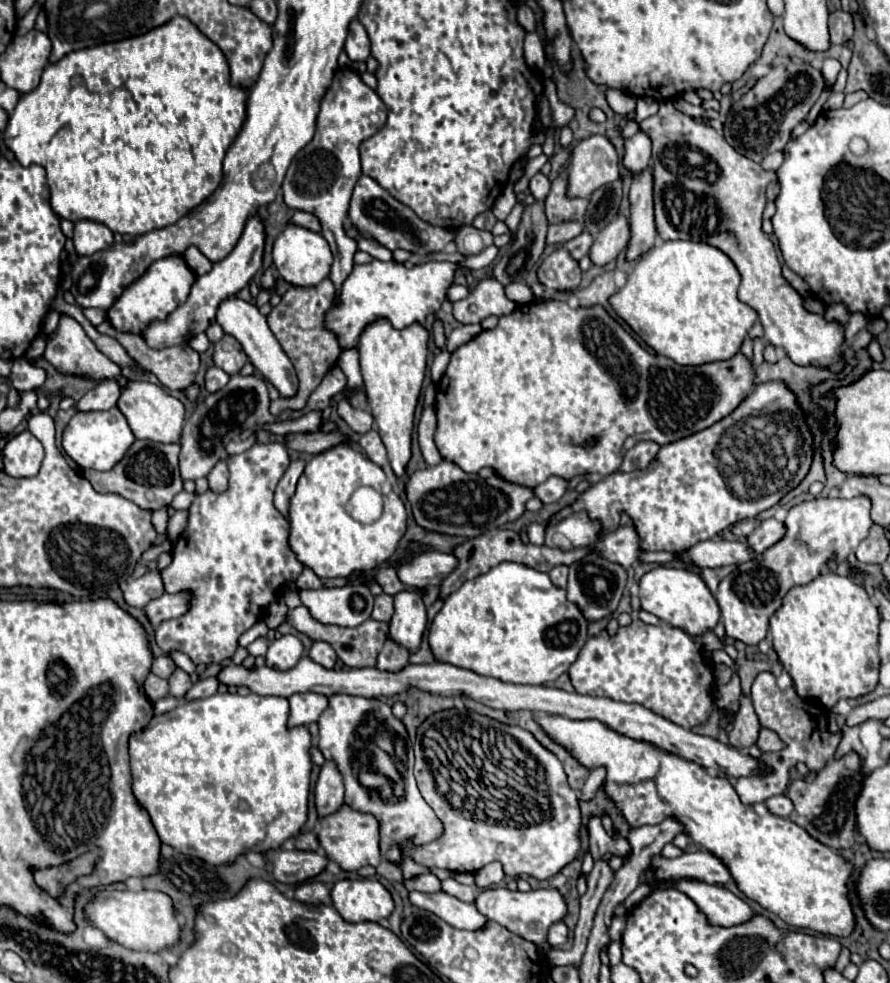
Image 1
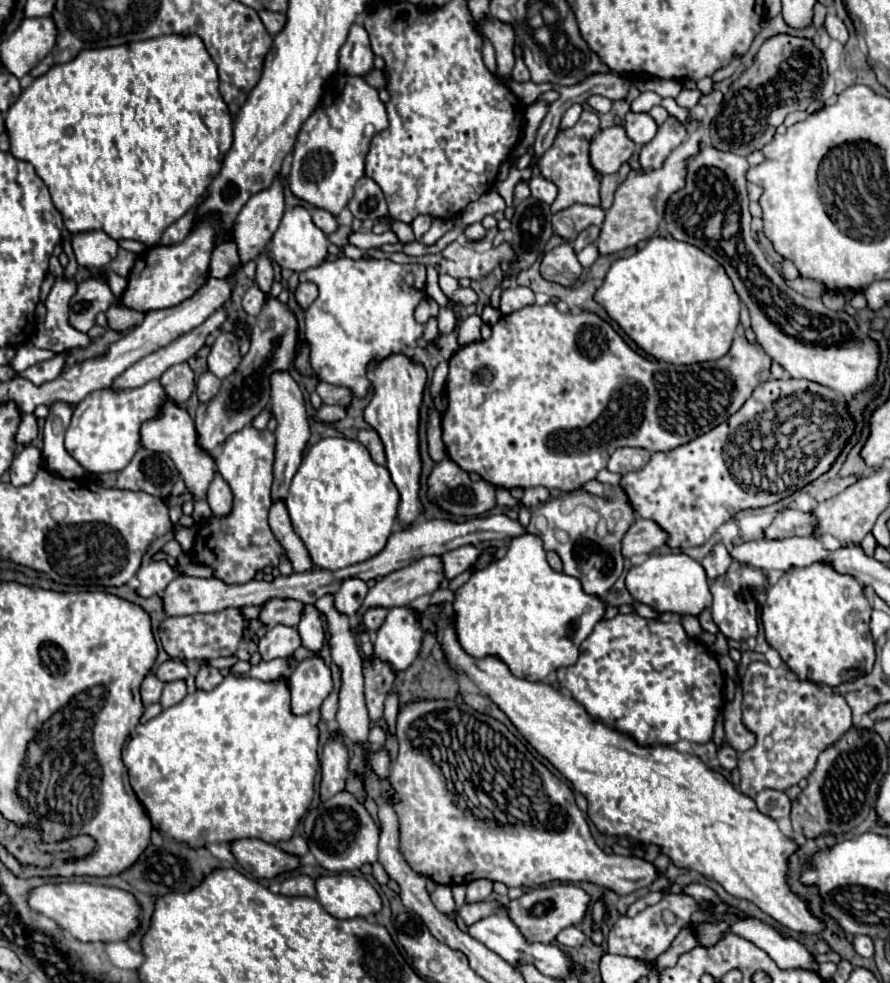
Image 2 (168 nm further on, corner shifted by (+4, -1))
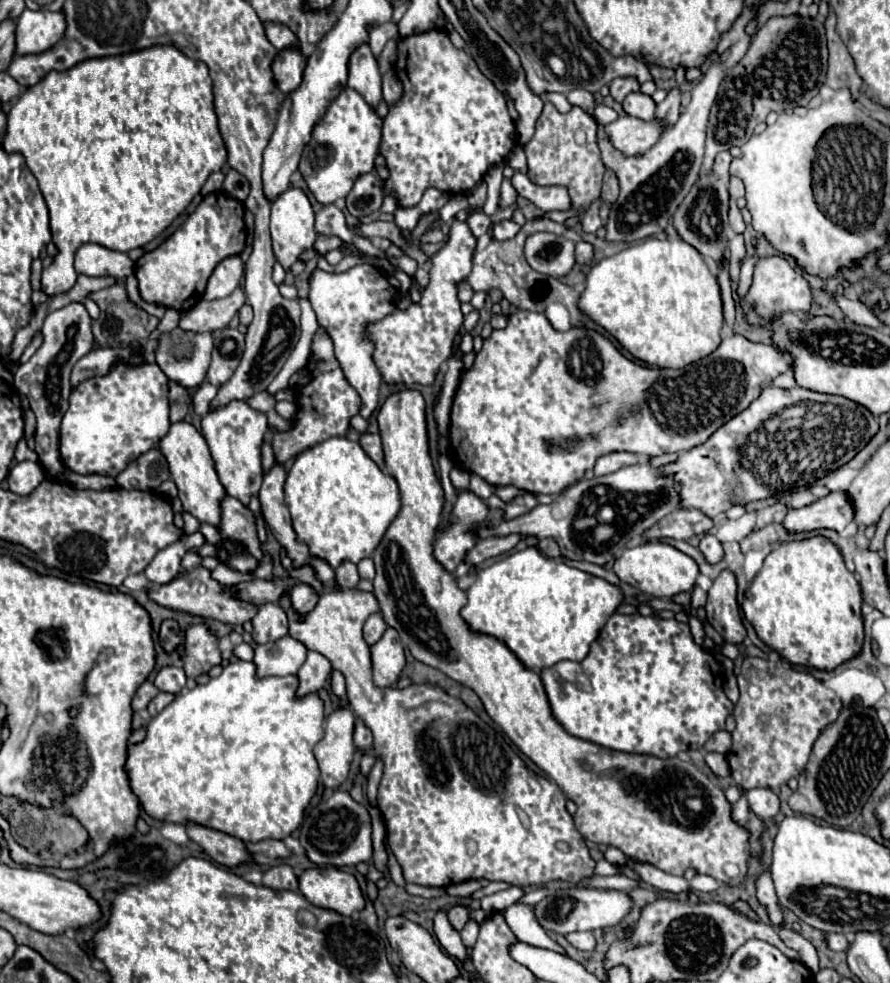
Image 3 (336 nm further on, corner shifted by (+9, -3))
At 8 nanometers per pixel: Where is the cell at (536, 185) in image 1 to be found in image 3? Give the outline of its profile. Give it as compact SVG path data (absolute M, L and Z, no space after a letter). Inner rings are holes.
M515 173L511 177L511 183L521 197L535 203L541 211L569 211L571 209L569 193L565 191L565 187L543 187L529 181L529 177L521 173Z

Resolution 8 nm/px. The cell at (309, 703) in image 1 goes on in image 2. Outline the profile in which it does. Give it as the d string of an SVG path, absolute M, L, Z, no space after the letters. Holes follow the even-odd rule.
M312 655L300 661L290 677L292 711L296 715L304 715L320 709L322 701L332 693L332 689L332 671L320 655Z

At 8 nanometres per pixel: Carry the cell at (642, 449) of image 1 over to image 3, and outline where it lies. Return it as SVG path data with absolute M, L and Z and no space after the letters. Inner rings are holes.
M609 453L609 455L603 455L597 459L593 471L595 471L595 475L609 475L623 467L635 465L637 461L639 461L639 455L635 455L635 453Z

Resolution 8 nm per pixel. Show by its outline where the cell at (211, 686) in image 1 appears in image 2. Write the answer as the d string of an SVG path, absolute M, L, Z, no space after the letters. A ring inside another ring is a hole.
M202 665L196 675L196 687L198 689L214 689L222 681L222 673L210 665Z

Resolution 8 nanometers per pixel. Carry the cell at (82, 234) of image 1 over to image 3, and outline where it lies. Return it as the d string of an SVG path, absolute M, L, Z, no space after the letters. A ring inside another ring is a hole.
M85 243L75 253L75 271L91 277L111 275L115 279L127 279L133 275L133 261L127 253L97 243Z

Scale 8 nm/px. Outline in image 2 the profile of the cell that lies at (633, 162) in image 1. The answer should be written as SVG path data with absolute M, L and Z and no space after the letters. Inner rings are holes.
M634 111L626 113L624 127L626 127L628 137L638 145L648 143L654 137L654 133L658 131L658 125L650 117L650 113L634 113Z

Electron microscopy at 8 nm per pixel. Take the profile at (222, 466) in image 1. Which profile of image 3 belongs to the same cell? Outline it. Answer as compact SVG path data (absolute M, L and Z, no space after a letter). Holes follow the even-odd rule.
M225 495L221 499L221 525L219 525L221 537L223 539L235 539L245 543L247 551L261 561L263 559L263 549L257 539L255 531L255 517L253 513L237 499Z

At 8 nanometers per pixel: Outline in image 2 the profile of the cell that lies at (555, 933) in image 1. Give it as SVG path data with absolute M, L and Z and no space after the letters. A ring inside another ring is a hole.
M568 927L568 929L560 931L556 941L560 945L566 945L566 947L580 947L586 941L586 937L584 937L584 933L578 927Z

